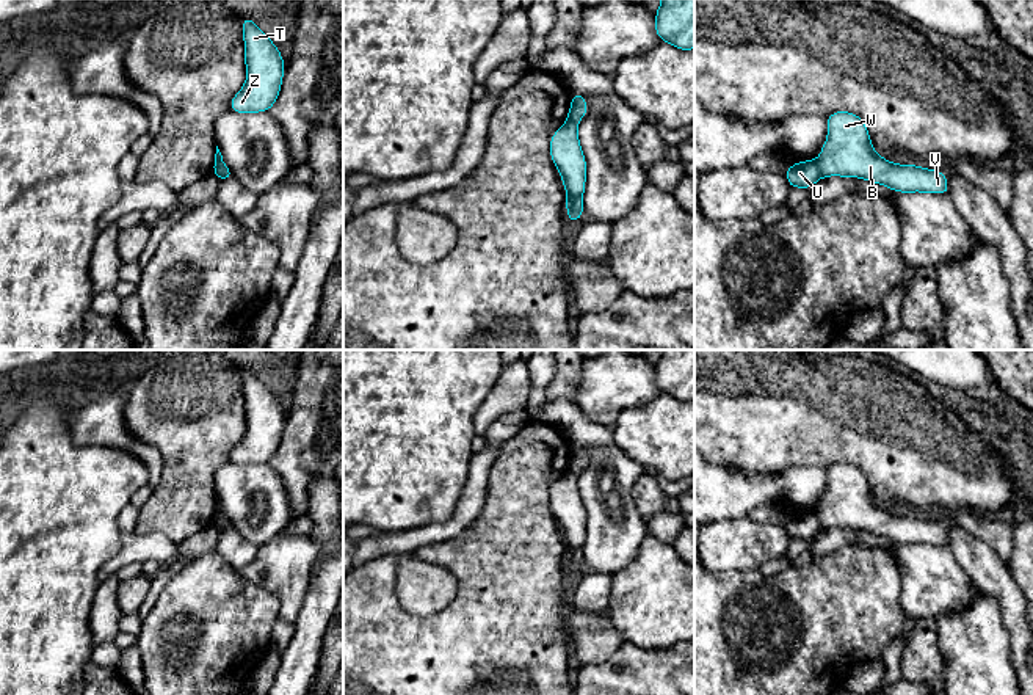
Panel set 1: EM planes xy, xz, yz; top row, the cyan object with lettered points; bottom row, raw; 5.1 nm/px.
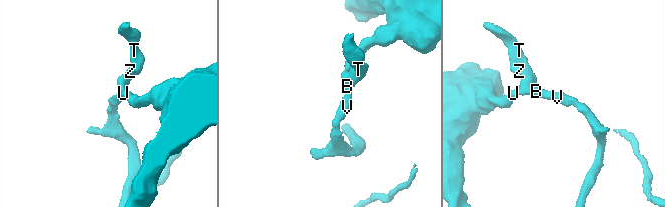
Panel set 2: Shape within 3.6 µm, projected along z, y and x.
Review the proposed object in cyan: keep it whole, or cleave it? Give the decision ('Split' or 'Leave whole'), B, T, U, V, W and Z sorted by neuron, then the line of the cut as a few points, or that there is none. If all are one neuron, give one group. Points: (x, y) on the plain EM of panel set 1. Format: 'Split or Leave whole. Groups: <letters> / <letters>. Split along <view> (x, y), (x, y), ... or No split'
Split. Groups: B T V W Z / U. Split along yz (815, 512), (822, 527)

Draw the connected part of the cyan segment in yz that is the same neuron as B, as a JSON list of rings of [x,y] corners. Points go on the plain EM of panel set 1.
[[[834,463],[826,472],[828,488],[817,510],[821,529],[857,529],[900,544],[948,546],[944,524],[879,508],[865,474],[856,464]]]

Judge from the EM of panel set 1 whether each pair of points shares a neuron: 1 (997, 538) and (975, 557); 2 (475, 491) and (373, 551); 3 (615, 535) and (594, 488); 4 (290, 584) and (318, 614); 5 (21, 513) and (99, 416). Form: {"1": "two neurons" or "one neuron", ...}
{"1": "two neurons", "2": "one neuron", "3": "one neuron", "4": "two neurons", "5": "two neurons"}

